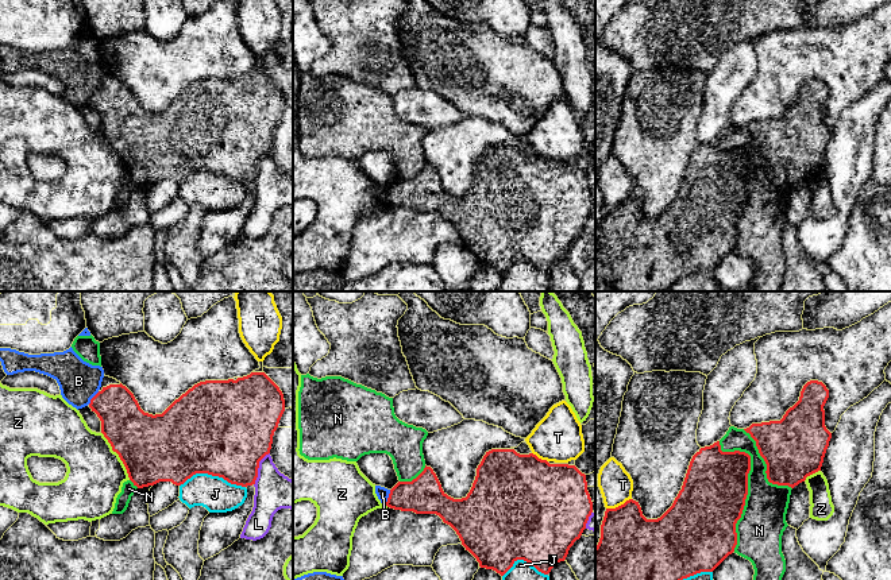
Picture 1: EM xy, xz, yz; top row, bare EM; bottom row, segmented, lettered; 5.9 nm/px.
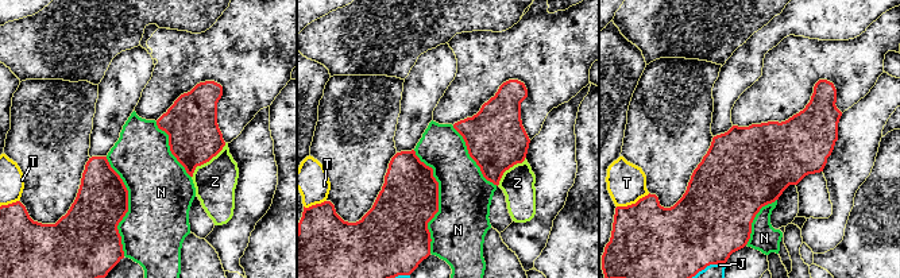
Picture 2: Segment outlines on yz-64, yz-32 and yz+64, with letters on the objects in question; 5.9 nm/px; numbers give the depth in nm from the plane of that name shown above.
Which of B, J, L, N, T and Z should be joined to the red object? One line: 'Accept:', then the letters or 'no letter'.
Accept: no letter

